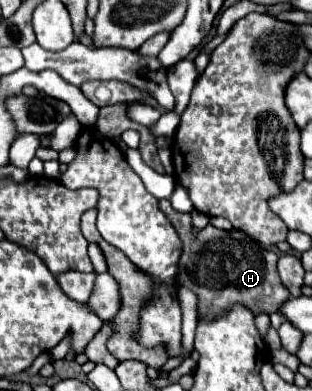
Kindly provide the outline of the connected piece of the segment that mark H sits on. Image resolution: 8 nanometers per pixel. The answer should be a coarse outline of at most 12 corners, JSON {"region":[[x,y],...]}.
{"region":[[169,218],[199,316],[271,314],[291,294],[277,254],[237,230]]}

